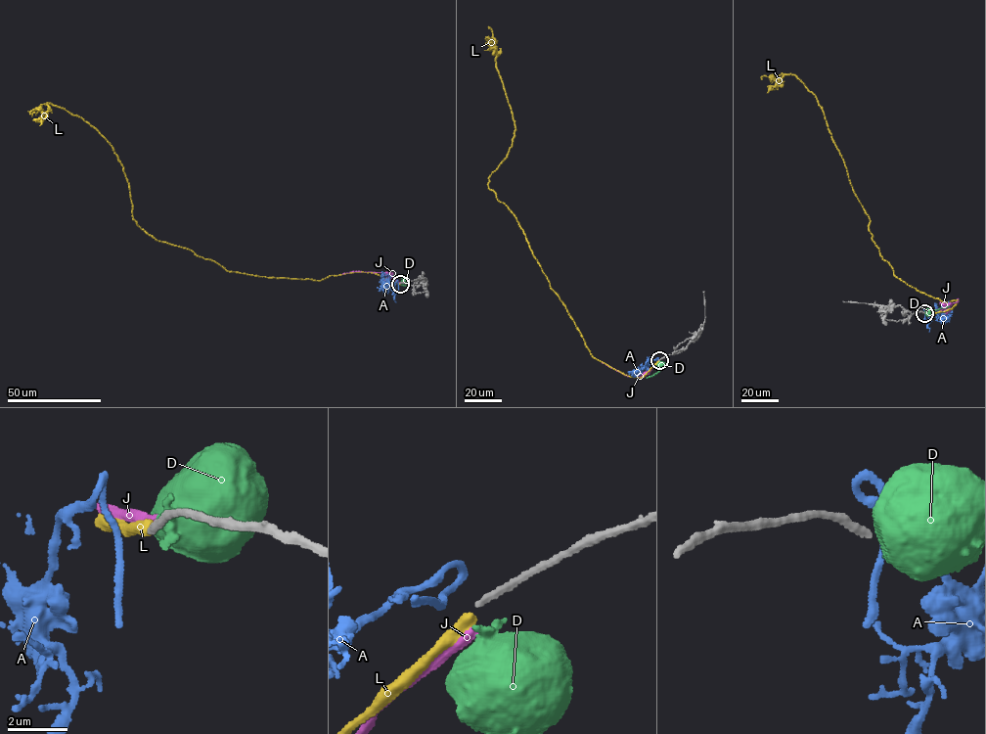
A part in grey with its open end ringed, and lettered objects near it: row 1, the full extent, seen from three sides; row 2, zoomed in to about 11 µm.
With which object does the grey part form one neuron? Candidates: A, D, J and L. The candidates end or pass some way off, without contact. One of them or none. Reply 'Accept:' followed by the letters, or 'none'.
Accept: none

